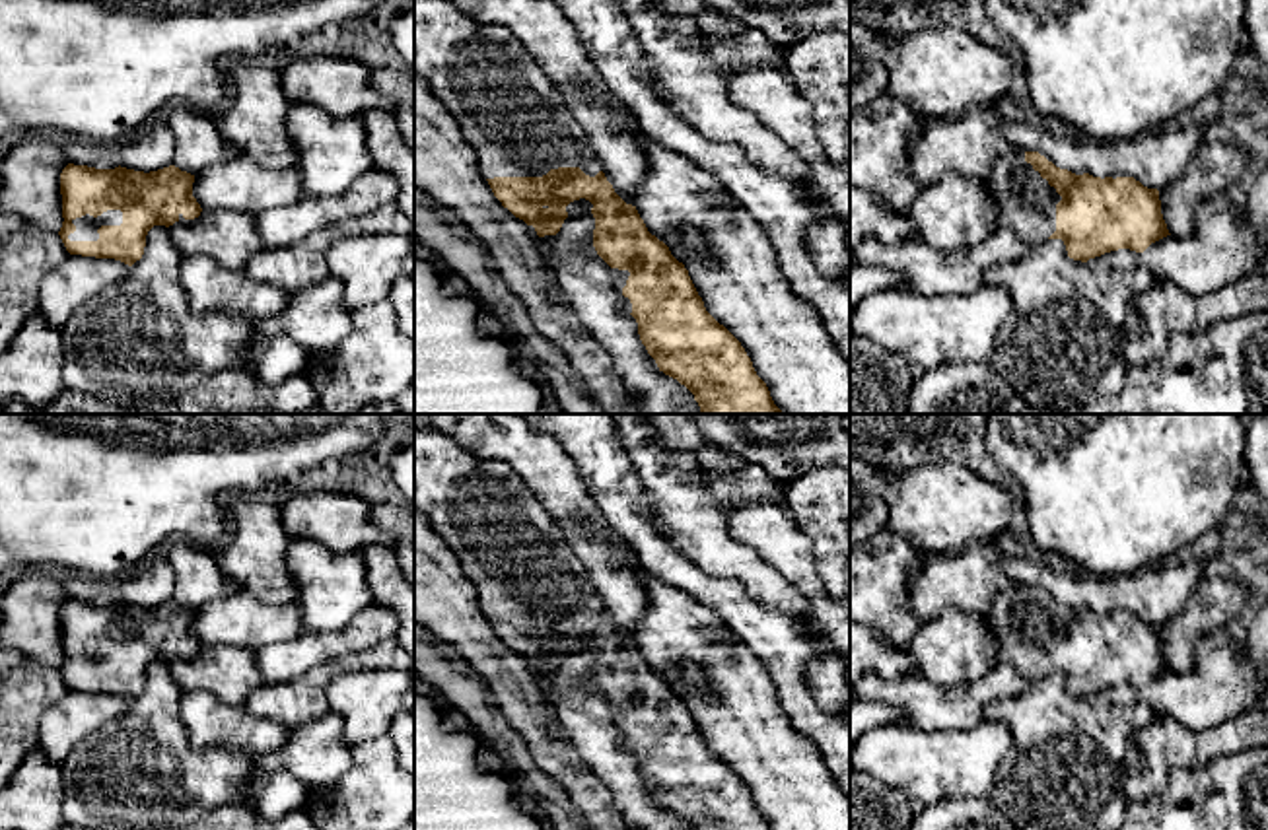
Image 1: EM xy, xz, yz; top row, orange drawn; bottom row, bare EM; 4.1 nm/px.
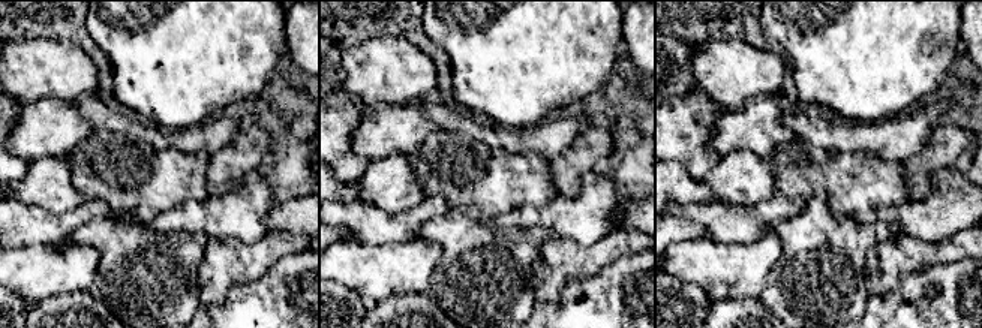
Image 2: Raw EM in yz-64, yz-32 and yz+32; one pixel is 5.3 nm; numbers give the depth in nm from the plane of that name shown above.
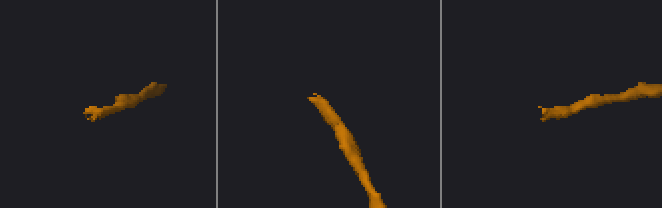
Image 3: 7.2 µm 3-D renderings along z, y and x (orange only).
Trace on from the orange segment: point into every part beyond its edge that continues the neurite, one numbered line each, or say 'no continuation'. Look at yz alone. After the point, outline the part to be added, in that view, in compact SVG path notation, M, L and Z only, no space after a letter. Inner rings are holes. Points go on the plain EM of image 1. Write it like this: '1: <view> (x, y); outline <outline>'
1: yz (1025, 638); outline M1025 587L996 597L984 622L998 643L998 667L1013 665L1031 682L1056 667L1056 640L1062 632L1025 597Z

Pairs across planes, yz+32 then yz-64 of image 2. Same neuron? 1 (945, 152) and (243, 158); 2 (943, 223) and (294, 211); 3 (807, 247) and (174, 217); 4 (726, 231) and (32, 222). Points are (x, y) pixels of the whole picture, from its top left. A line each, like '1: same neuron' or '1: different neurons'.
1: same neuron
2: different neurons
3: different neurons
4: same neuron

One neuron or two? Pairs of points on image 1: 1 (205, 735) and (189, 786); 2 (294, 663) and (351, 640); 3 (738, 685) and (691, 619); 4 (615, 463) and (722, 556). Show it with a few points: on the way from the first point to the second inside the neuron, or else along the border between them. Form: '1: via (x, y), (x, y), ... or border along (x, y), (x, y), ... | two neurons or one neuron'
1: border along (177, 712), (187, 743), (193, 749), (246, 753) | two neurons
2: via (308, 652), (337, 644) | one neuron
3: via (728, 669), (695, 634) | one neuron
4: border along (621, 446), (642, 488), (638, 510), (658, 529) | two neurons

